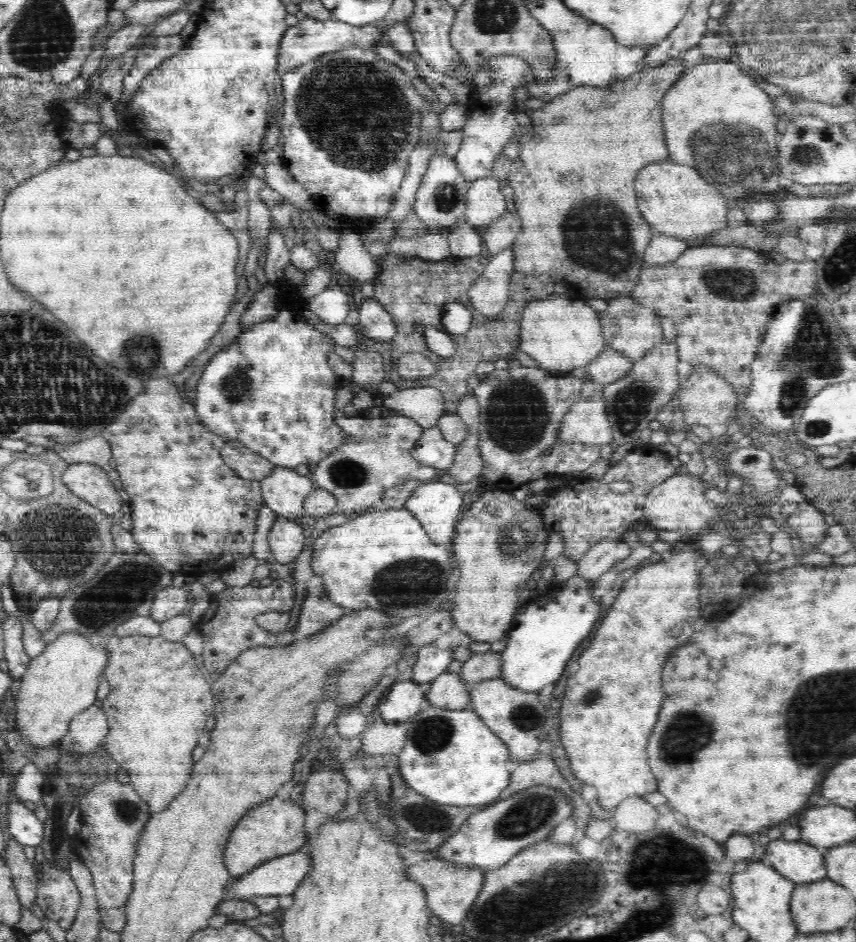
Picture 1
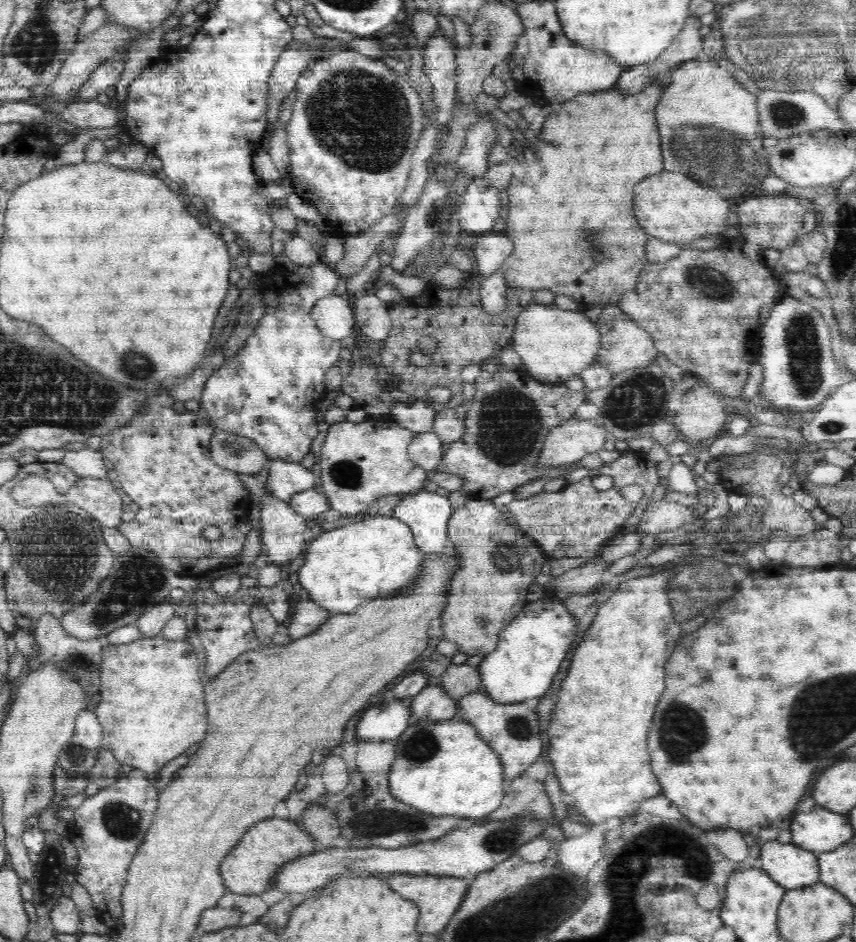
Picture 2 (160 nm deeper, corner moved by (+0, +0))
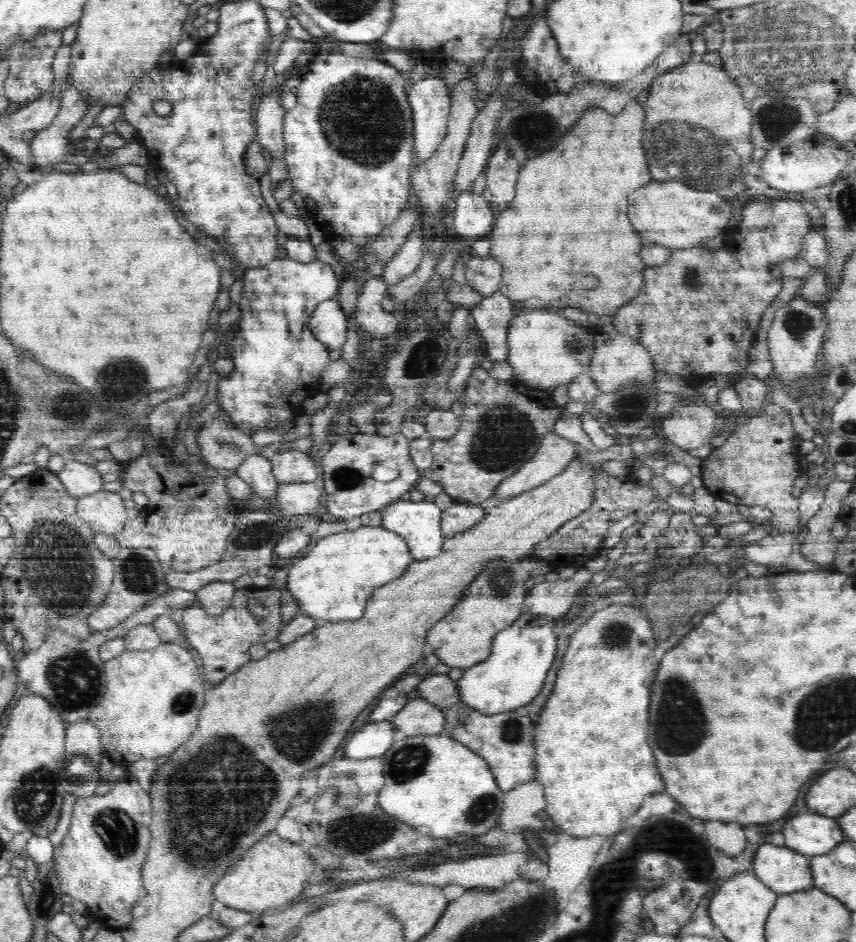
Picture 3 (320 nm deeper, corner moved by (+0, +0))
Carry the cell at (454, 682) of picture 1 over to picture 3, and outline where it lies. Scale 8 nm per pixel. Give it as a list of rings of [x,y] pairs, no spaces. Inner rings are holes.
[[[416,697],[408,701],[400,712],[390,718],[399,737],[418,734],[443,733],[446,717],[443,708],[435,703]]]

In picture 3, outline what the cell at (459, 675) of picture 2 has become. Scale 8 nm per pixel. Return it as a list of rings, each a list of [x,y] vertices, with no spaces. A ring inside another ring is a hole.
[[[432,674],[420,682],[415,689],[418,697],[428,699],[435,703],[435,706],[443,709],[454,706],[460,698],[457,682],[453,682],[448,674],[442,674],[442,676]]]

